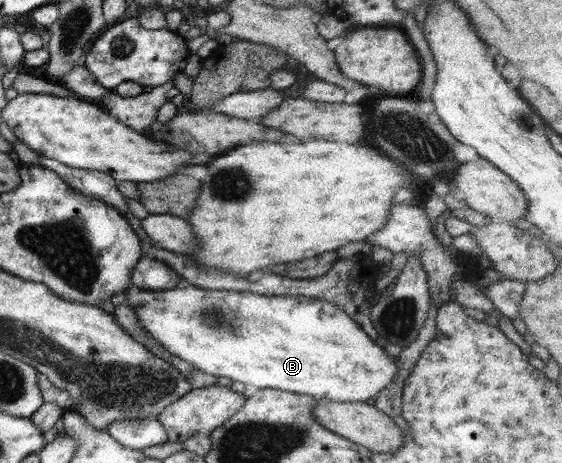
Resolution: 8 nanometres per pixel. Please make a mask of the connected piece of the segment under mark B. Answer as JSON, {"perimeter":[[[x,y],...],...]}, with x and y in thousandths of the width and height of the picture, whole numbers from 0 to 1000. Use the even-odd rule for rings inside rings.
{"perimeter":[[[338,613],[286,629],[235,622],[224,637],[244,695],[299,760],[367,808],[432,827],[445,844],[480,838],[548,853],[562,866],[633,873],[673,860],[708,816],[706,771],[690,767],[681,741],[662,734],[617,674],[582,646],[370,626]]]}

